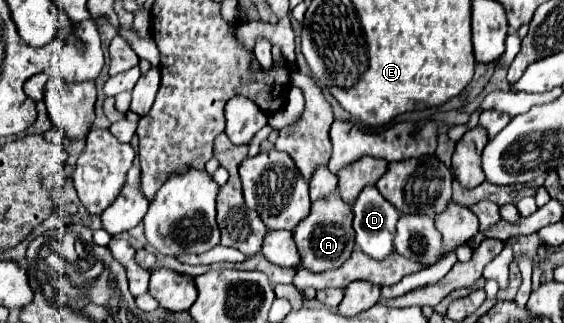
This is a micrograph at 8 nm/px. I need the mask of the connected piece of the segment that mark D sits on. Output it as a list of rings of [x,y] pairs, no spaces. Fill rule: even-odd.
[[[364,188],[352,210],[356,246],[374,260],[386,260],[386,256],[394,254],[394,234],[400,214],[382,198],[378,188]]]

